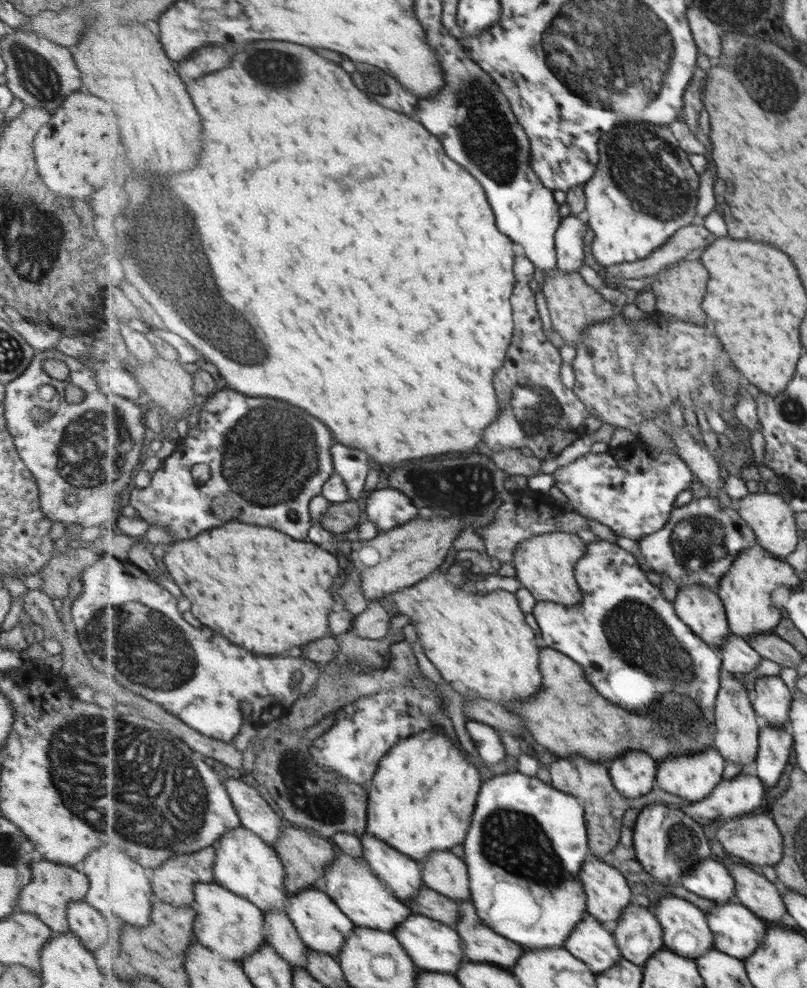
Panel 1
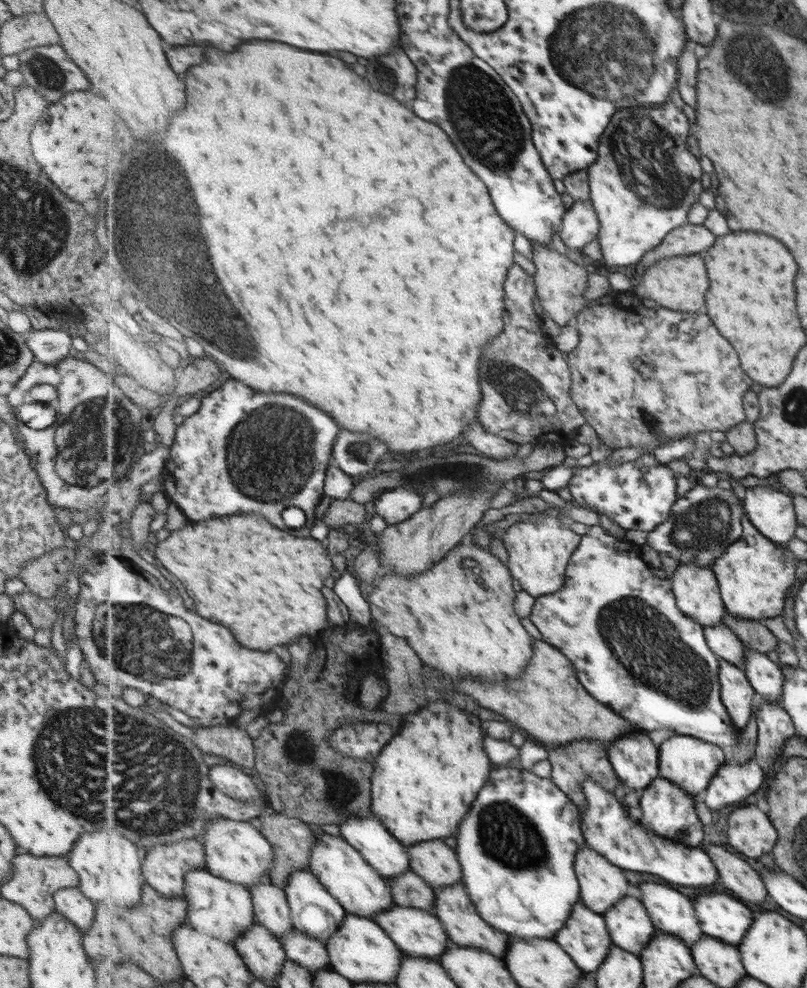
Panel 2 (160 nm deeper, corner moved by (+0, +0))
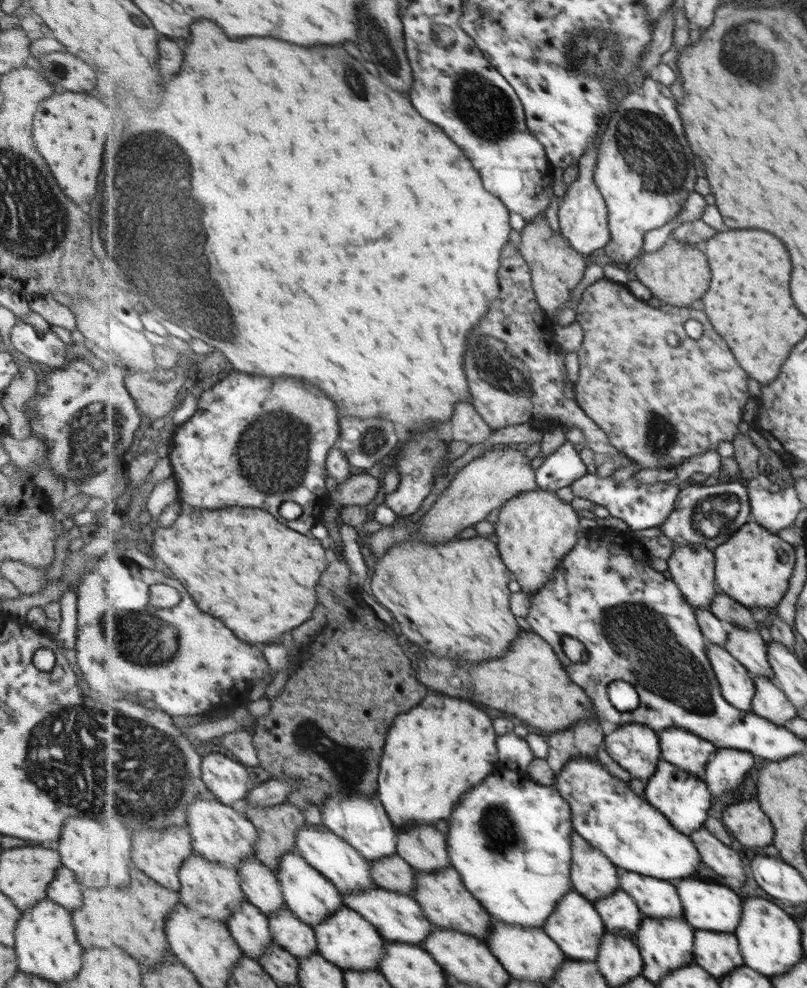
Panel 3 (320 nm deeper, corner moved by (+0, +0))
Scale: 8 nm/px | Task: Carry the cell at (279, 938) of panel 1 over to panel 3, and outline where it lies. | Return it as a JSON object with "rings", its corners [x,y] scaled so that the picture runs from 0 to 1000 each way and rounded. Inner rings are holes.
{"rings":[[[317,867],[302,870],[294,880],[306,911],[320,917],[332,928],[357,919],[343,883]]]}

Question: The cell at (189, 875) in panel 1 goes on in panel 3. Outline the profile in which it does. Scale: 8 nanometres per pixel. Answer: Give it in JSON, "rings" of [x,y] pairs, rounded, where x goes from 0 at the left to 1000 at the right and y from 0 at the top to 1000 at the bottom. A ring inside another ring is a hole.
{"rings":[[[212,836],[203,839],[177,838],[165,846],[165,870],[180,885],[190,888],[197,895],[214,902],[223,902],[226,893],[223,879],[228,872],[242,865],[238,843],[232,837]]]}

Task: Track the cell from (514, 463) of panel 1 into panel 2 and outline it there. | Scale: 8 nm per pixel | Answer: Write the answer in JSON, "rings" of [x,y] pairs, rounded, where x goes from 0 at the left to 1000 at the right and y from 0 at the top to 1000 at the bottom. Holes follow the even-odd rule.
{"rings":[[[594,426],[580,431],[580,436],[576,436],[576,443],[597,460],[616,466],[631,464],[631,462],[637,463],[642,453],[641,449],[622,441],[616,441]]]}

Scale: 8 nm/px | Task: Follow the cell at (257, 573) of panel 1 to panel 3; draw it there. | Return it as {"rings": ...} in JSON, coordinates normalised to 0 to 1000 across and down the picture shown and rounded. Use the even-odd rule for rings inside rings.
{"rings":[[[276,514],[274,518],[269,516],[237,516],[237,518],[227,518],[222,522],[222,526],[209,532],[209,534],[196,532],[191,537],[191,551],[188,552],[191,561],[201,568],[207,569],[207,573],[214,577],[214,581],[219,583],[219,587],[224,587],[234,599],[239,599],[239,605],[244,607],[244,611],[249,611],[249,617],[279,628],[279,632],[284,632],[284,636],[289,636],[289,640],[294,640],[294,644],[299,644],[299,648],[304,650],[336,650],[341,646],[346,646],[348,642],[373,634],[375,630],[380,630],[388,623],[388,617],[393,615],[393,591],[398,587],[398,581],[401,581],[406,574],[408,561],[405,560],[404,549],[393,547],[388,543],[378,543],[373,538],[366,538],[363,534],[348,530],[338,520],[333,520],[331,516],[321,516],[321,514]]]}

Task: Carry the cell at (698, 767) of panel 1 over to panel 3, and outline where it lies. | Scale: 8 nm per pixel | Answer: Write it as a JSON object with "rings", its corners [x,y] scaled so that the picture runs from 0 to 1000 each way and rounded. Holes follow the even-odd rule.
{"rings":[[[829,737],[817,744],[822,767],[827,771],[866,787],[872,787],[879,771],[891,759],[884,751],[848,737]]]}

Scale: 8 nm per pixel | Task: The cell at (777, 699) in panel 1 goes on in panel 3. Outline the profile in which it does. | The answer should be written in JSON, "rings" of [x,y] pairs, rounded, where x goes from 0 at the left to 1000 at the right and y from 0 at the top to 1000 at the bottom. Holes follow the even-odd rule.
{"rings":[[[900,632],[900,637],[903,648],[897,655],[926,675],[931,684],[953,686],[964,693],[953,674],[952,652],[948,652],[941,639],[903,632]]]}

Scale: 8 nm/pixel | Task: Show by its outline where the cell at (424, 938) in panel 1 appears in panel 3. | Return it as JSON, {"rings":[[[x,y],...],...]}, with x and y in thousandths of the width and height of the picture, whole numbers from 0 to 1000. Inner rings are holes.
{"rings":[[[465,895],[465,899],[457,899],[455,903],[441,903],[441,905],[425,908],[428,917],[441,920],[442,923],[447,924],[447,927],[461,932],[461,935],[467,935],[471,944],[480,951],[522,955],[539,942],[539,937],[527,927],[525,920],[513,907],[497,903],[485,903]]]}

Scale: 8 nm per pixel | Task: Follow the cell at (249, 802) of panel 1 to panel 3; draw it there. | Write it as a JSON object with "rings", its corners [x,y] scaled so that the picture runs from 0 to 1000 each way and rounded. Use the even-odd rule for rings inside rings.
{"rings":[[[259,762],[250,766],[250,788],[264,806],[283,815],[296,816],[312,797],[304,773],[279,763]]]}

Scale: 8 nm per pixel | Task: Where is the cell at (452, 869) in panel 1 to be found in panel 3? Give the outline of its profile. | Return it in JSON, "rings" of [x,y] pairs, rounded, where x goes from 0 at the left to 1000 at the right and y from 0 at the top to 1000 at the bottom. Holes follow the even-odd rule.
{"rings":[[[517,836],[494,840],[492,864],[517,883],[538,884],[561,878],[555,849],[539,836]]]}

